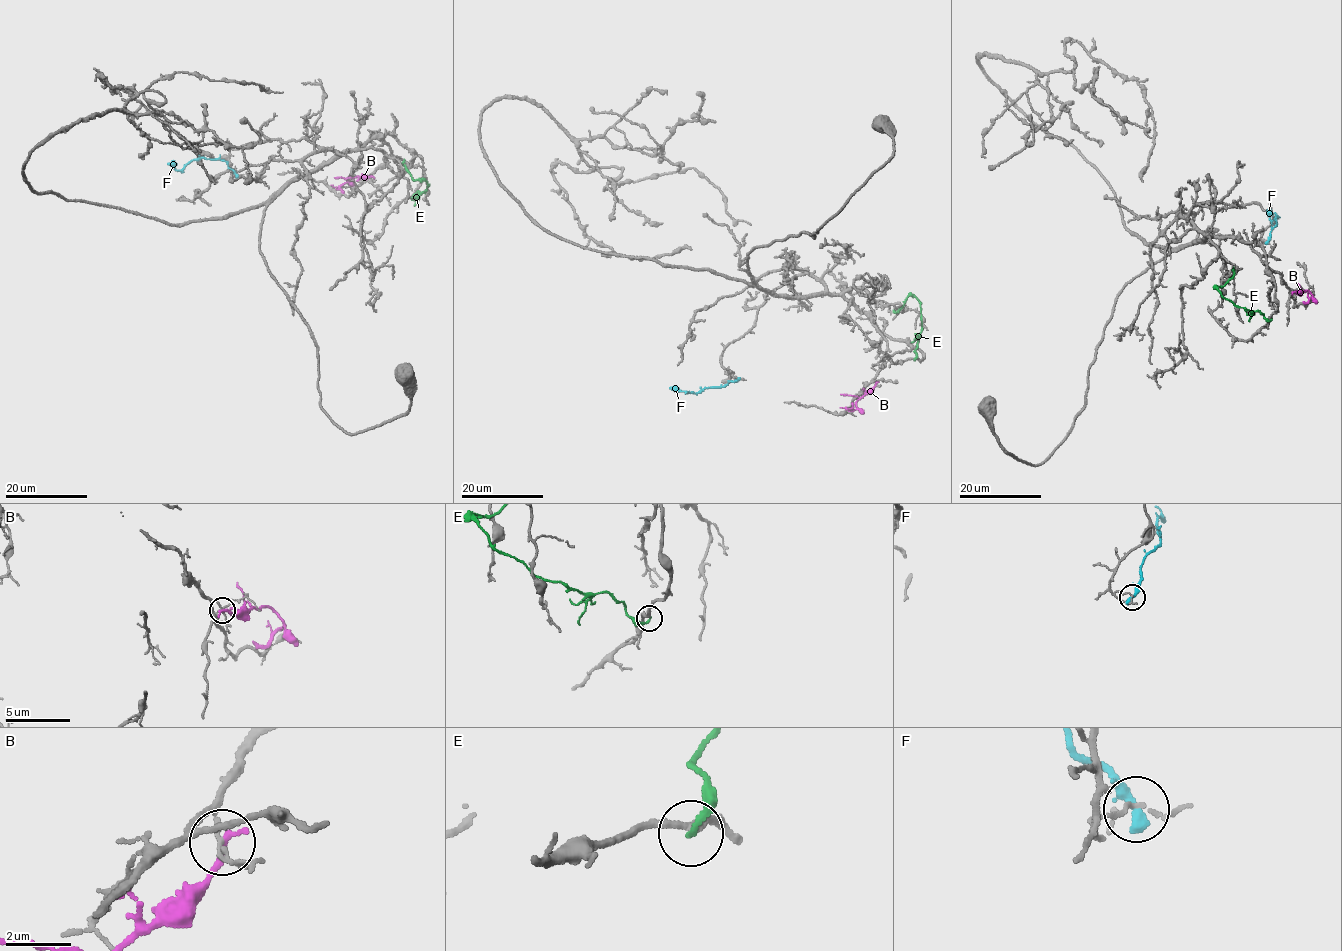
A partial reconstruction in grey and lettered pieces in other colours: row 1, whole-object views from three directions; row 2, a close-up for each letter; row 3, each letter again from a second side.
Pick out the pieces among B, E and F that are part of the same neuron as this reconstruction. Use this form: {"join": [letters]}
{"join": []}

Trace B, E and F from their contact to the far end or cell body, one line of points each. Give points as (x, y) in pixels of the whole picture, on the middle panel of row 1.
B: (875, 383), (857, 401), (856, 409), (840, 407)
E: (914, 360), (922, 328), (920, 302), (910, 295), (904, 305), (894, 310)
F: (739, 379), (698, 393), (669, 388)

